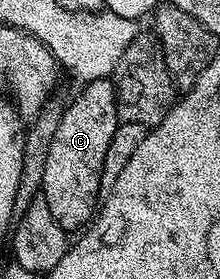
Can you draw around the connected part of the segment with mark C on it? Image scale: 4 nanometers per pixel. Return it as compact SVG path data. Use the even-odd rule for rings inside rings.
M111 80L90 81L71 102L67 102L62 123L50 152L46 154L46 171L42 175L40 192L50 207L50 215L58 219L65 231L80 231L95 218L102 201L99 180L102 179L106 149L118 124L116 87Z

